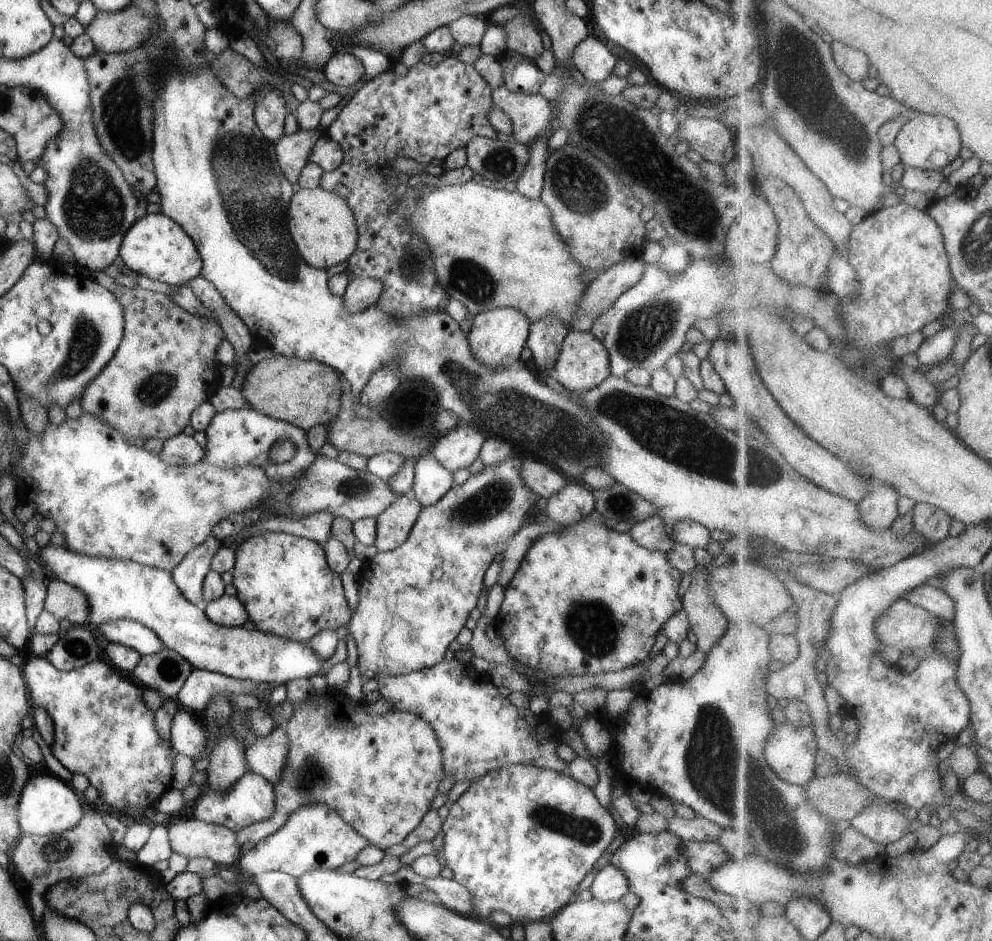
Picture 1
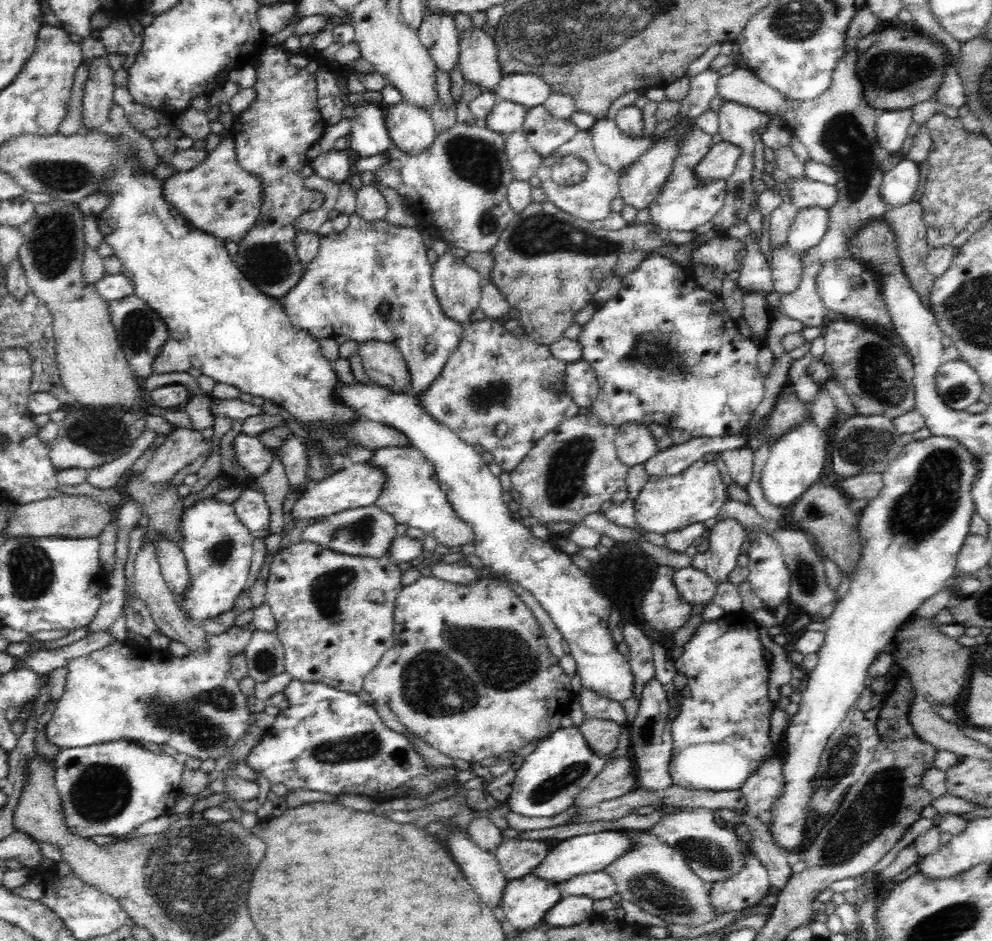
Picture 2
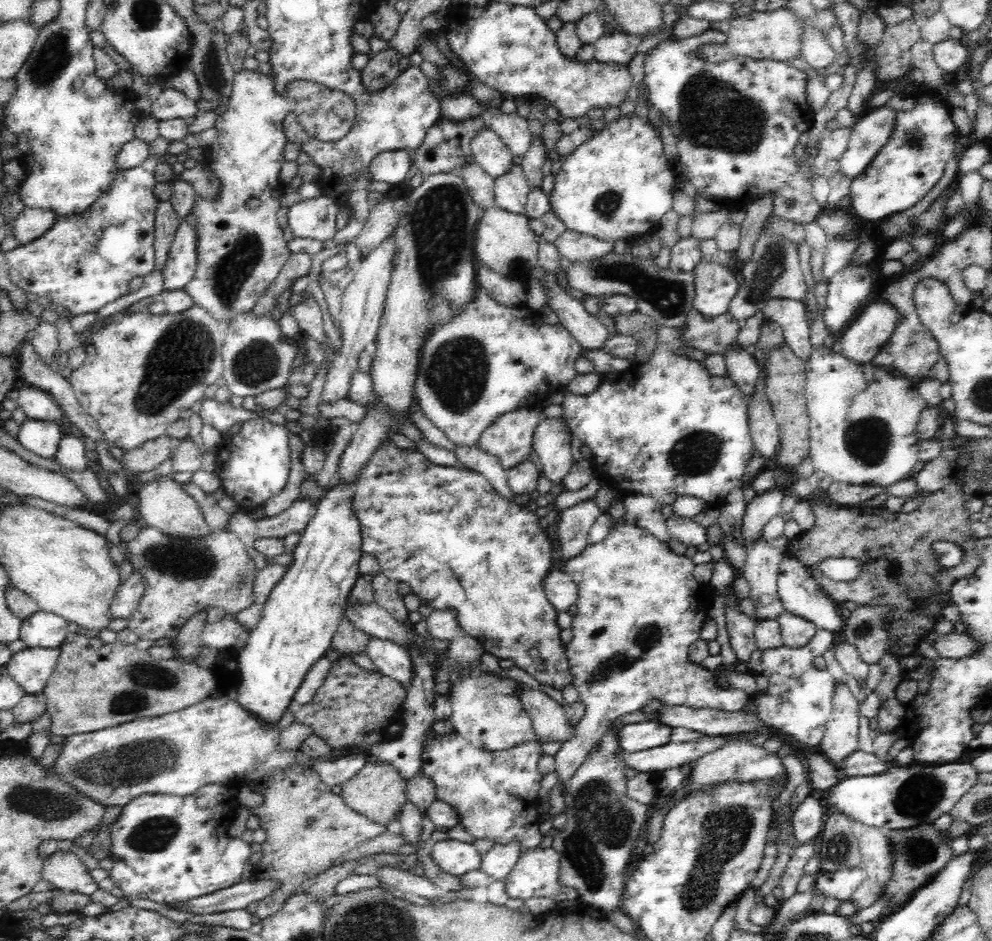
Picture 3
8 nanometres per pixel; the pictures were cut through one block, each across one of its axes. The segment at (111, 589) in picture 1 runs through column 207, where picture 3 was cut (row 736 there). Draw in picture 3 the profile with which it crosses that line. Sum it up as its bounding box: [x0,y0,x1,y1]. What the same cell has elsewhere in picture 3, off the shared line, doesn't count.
[618,722,672,752]

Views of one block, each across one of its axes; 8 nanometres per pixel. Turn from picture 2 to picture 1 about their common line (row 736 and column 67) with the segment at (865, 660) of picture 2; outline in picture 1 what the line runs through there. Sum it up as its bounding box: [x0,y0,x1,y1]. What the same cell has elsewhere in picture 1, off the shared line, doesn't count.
[18,769,84,837]

